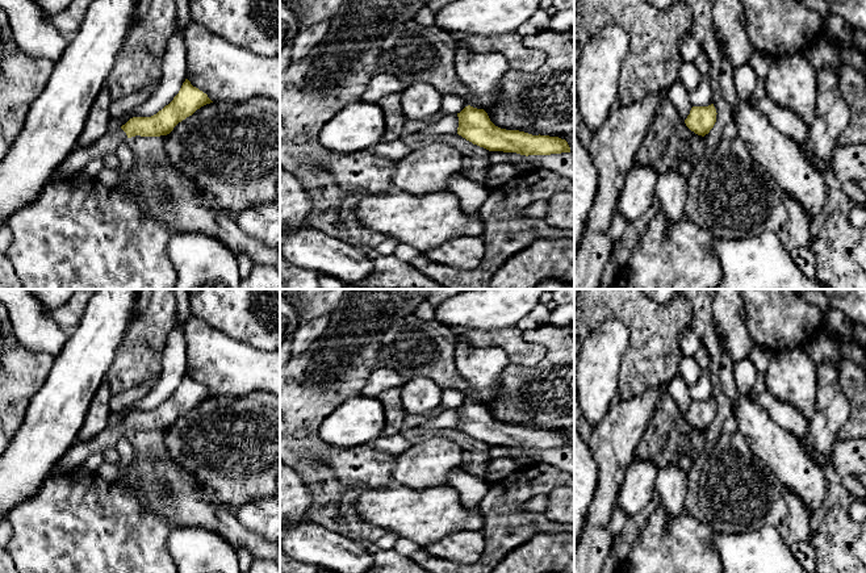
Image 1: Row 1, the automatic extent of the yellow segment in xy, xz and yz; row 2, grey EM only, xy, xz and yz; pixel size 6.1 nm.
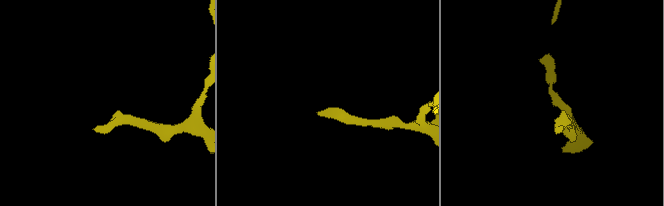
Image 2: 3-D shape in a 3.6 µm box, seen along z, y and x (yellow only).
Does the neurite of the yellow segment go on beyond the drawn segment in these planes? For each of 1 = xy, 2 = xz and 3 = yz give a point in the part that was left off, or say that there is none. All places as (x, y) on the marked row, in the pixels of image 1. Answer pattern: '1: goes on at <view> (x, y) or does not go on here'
1: goes on at xy (80, 157)
2: does not go on here
3: does not go on here

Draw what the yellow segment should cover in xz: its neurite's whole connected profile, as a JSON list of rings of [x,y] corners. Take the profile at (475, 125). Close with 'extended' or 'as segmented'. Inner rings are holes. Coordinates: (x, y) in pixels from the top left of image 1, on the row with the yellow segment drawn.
[[[468,105],[457,113],[457,117],[457,134],[489,151],[516,152],[526,156],[570,152],[568,142],[558,137],[501,129],[490,121],[484,109]]]; as segmented

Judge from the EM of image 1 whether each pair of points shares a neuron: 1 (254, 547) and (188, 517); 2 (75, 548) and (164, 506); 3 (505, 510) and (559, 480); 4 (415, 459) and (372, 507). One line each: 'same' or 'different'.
1: same
2: different
3: same
4: different

